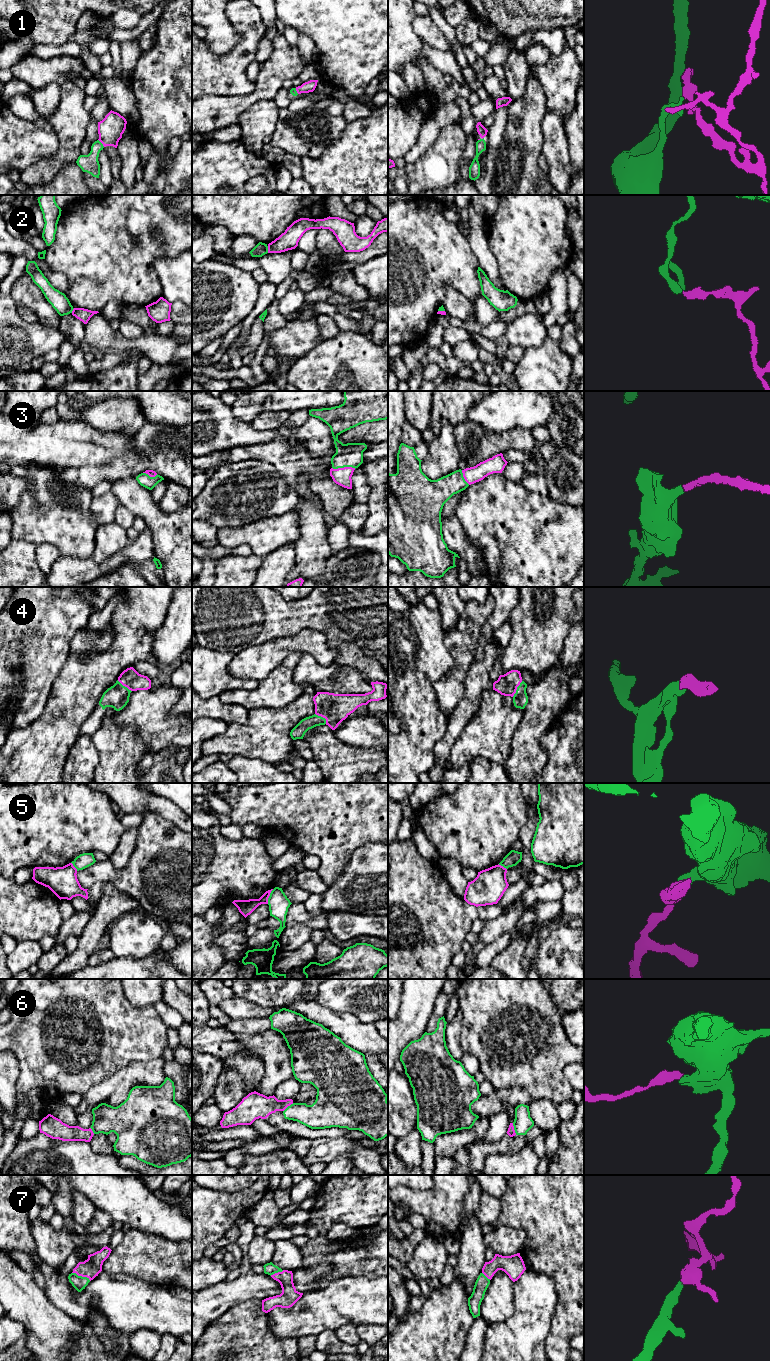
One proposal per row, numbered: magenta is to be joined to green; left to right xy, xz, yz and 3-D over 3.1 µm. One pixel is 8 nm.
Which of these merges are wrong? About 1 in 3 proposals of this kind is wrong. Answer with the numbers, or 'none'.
2, 5, 6

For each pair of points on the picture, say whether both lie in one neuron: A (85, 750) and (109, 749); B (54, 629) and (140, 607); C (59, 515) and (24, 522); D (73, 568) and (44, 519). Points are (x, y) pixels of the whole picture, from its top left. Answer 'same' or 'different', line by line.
A: different
B: different
C: same
D: different

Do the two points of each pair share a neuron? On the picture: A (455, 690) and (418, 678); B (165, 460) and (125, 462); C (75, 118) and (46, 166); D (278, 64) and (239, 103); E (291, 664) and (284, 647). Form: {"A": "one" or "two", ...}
{"A": "two", "B": "one", "C": "one", "D": "one", "E": "two"}

